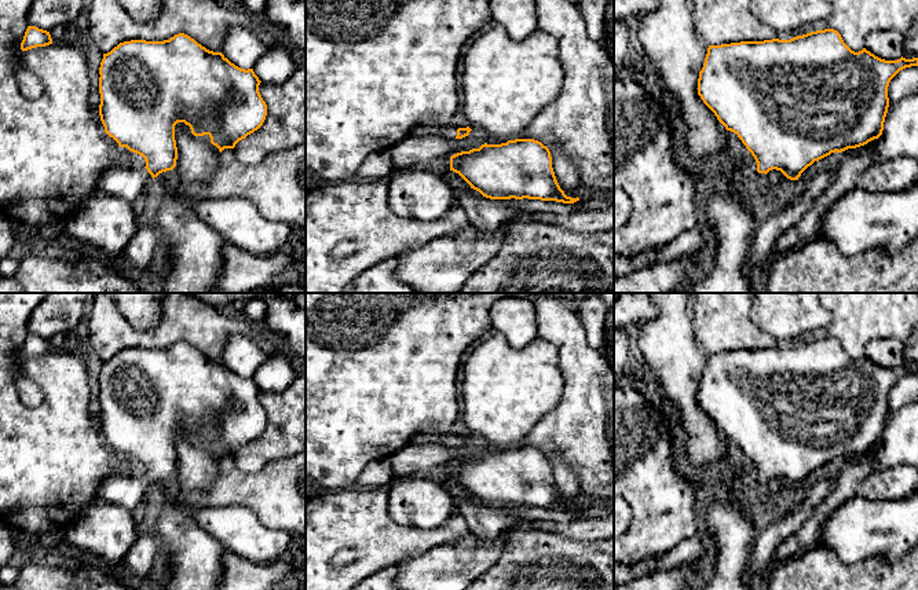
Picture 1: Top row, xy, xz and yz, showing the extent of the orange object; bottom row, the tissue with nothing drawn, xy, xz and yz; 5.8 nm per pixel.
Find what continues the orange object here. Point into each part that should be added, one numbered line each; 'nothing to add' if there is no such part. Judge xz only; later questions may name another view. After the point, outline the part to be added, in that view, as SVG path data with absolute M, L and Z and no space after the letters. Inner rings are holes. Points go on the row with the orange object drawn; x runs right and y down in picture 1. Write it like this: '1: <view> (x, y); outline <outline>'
1: xz (441, 131); outline M421 124L412 135L417 138L436 136L440 139L456 139L457 128L443 124Z

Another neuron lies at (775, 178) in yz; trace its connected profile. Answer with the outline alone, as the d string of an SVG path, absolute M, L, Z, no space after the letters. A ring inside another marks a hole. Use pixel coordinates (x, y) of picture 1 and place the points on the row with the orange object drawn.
M772 169L767 173L765 184L772 187L782 187L786 184L787 177L776 169Z

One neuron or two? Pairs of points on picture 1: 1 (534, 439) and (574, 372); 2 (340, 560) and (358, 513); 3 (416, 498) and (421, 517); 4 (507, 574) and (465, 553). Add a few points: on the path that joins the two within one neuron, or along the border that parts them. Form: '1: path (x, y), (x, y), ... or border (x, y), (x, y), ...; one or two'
1: path (552, 425), (574, 403), (574, 389); one
2: border (357, 552), (351, 561), (343, 565), (332, 564); two
3: path (419, 502), (421, 513); one
4: border (508, 537), (498, 559), (479, 575); two

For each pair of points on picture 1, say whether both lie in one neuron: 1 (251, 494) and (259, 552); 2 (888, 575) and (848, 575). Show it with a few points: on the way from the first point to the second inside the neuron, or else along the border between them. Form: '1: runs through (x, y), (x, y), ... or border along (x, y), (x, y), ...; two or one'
1: border along (222, 505), (247, 506), (266, 526), (280, 530); two
2: runs through (878, 575), (858, 575); one

